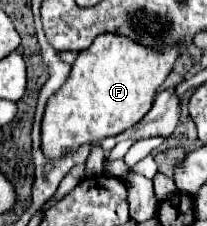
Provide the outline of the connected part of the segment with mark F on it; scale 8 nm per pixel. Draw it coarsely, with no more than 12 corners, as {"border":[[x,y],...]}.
{"border":[[113,32],[47,102],[43,154],[137,124],[179,48]]}

